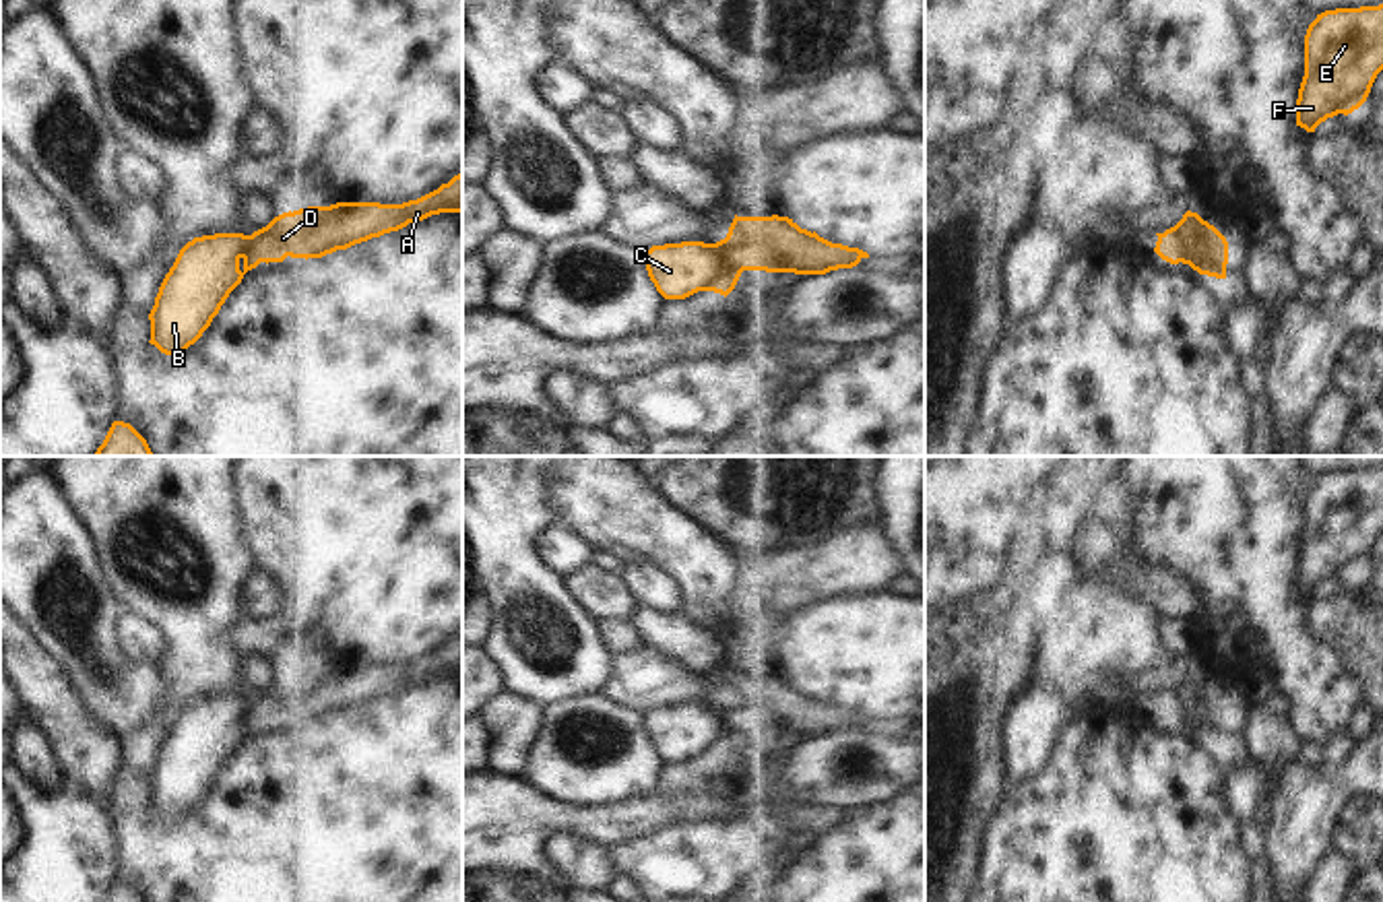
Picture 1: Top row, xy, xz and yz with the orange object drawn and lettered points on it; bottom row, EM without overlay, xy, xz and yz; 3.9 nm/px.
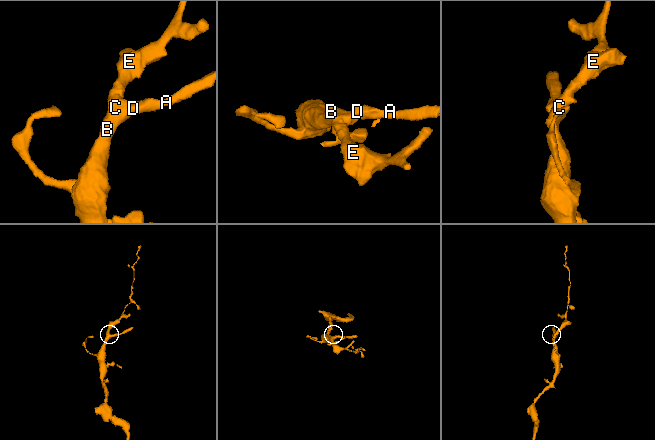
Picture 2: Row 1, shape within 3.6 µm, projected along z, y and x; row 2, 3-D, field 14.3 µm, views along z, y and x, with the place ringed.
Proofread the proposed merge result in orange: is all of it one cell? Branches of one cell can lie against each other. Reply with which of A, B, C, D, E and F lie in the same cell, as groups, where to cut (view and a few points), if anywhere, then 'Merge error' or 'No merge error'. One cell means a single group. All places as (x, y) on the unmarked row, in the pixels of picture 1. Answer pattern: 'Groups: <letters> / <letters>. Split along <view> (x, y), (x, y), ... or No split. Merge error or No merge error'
Groups: A D / B C E F. Split along yz (1177, 686), (1183, 698), (1183, 723). Merge error.

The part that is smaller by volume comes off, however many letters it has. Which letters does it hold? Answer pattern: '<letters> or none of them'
A, D.

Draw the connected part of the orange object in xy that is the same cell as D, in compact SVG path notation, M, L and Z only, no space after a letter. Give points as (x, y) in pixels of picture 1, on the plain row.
M462 636L403 667L336 665L283 675L266 687L262 724L322 720L440 675L462 675Z

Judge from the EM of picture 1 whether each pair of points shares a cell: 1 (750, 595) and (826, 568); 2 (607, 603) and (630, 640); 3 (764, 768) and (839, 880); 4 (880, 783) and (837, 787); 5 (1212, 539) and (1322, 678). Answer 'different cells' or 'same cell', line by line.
1: same cell
2: different cells
3: different cells
4: same cell
5: same cell

